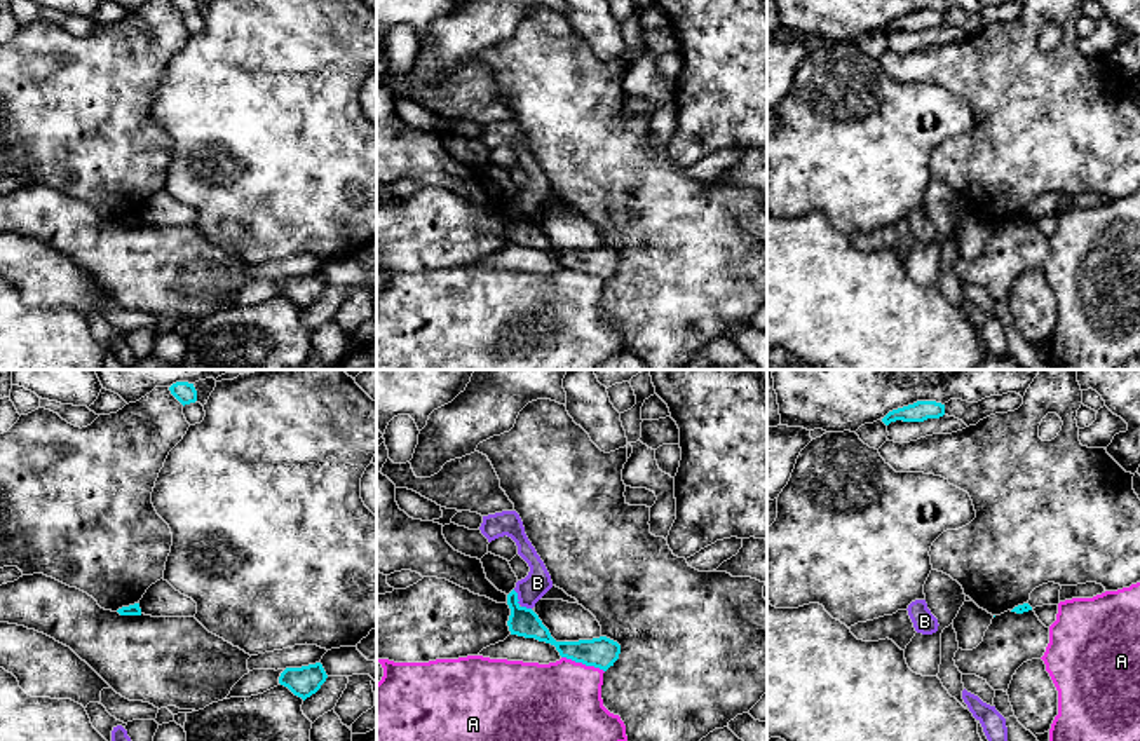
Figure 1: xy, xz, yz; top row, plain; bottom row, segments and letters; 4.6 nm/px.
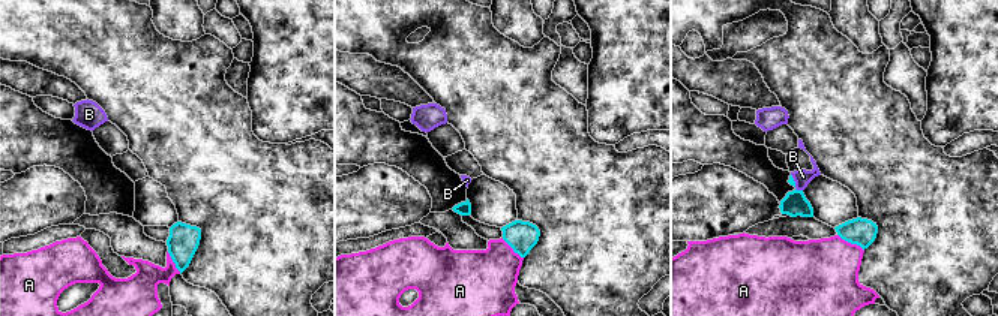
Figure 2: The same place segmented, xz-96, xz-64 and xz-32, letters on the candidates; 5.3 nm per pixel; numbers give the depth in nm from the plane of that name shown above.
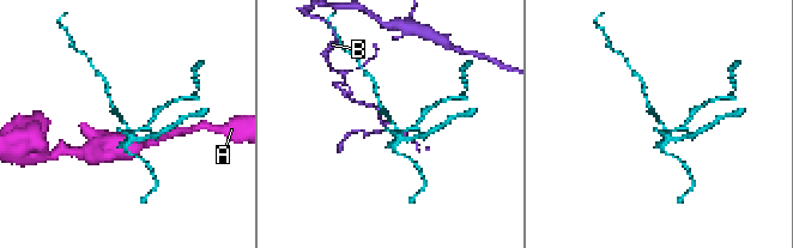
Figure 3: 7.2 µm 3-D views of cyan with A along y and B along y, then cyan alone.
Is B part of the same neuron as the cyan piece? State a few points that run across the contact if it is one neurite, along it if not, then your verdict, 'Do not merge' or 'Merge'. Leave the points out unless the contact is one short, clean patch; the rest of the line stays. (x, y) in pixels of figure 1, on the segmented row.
Line: xz (513, 590), (518, 602), (530, 609). Do not merge

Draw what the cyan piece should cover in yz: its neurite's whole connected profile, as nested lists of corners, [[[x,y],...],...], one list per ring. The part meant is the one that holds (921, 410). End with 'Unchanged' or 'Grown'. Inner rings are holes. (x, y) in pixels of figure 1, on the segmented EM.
[[[917,401],[913,404],[889,411],[882,422],[889,425],[891,422],[924,422],[927,418],[940,418],[945,415],[945,404],[936,401]]]. Unchanged

